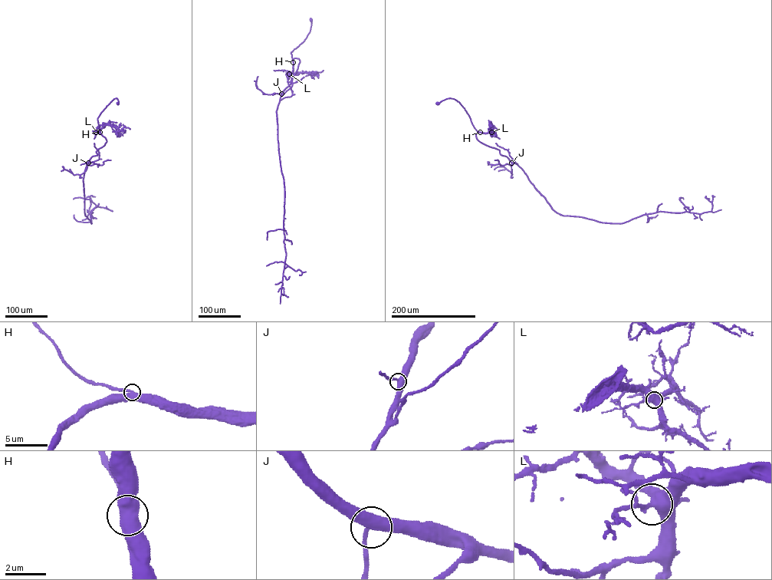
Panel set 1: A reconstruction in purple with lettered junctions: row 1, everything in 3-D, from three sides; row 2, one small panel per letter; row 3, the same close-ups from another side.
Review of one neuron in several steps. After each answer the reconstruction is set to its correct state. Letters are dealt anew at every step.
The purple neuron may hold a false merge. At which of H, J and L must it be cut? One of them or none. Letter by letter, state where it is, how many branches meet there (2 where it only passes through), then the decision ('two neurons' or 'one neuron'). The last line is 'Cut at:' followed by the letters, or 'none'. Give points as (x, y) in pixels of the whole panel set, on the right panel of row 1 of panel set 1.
H: at (480, 132); 3 branches meet; one neuron
J: at (511, 163); 3 branches meet; one neuron
L: at (491, 132); 3 branches meet; one neuron
Cut at: none

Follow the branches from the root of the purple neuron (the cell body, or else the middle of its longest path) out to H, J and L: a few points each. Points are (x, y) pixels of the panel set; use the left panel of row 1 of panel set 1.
H: (117, 103), (117, 98), (114, 98), (100, 114), (97, 120), (100, 132)
J: (117, 103), (117, 98), (114, 98), (97, 118), (100, 133), (106, 142), (88, 163)
L: (117, 103), (117, 98), (114, 98), (101, 113), (97, 118), (100, 133), (96, 132)

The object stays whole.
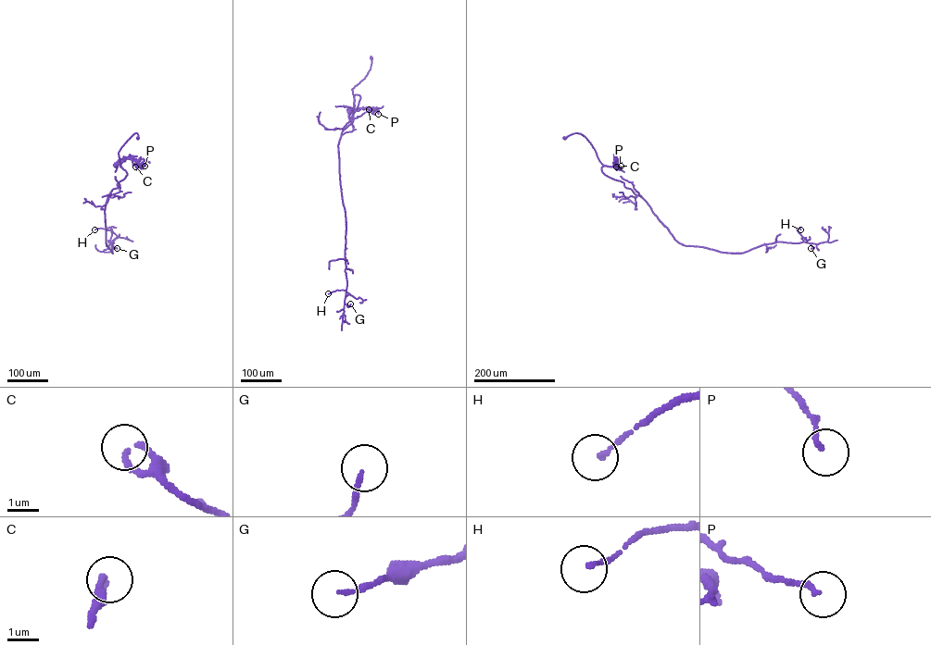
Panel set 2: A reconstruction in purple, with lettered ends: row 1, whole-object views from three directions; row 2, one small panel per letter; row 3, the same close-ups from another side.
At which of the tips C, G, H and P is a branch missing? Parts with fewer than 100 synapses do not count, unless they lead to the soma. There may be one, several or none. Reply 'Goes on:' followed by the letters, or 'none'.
Goes on: none

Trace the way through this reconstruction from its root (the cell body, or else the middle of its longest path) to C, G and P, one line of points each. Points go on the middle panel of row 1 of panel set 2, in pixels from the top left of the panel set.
C: (371, 57), (367, 75), (352, 89), (354, 108), (369, 109)
G: (371, 57), (367, 75), (352, 89), (354, 98), (360, 98), (337, 145), (345, 220), (345, 303), (350, 303)
P: (371, 57), (367, 75), (352, 89), (354, 108), (372, 108), (378, 114)

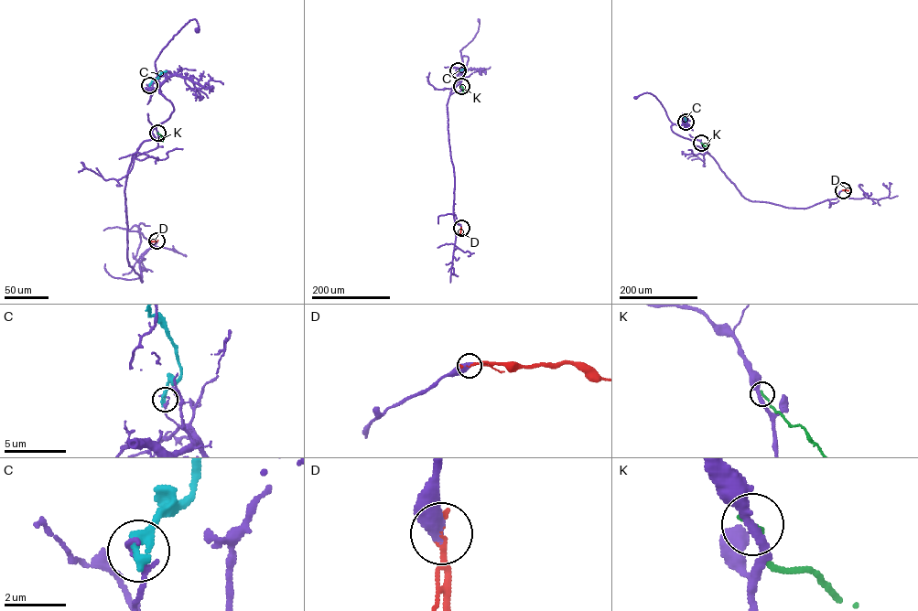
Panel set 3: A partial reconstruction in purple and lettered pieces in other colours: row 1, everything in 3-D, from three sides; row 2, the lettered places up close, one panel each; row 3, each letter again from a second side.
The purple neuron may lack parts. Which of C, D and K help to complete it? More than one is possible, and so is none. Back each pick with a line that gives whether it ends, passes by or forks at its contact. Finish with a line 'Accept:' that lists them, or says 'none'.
D: it ends there
Accept: D

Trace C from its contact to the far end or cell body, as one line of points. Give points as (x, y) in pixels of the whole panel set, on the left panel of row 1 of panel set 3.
C: (149, 85), (167, 71)

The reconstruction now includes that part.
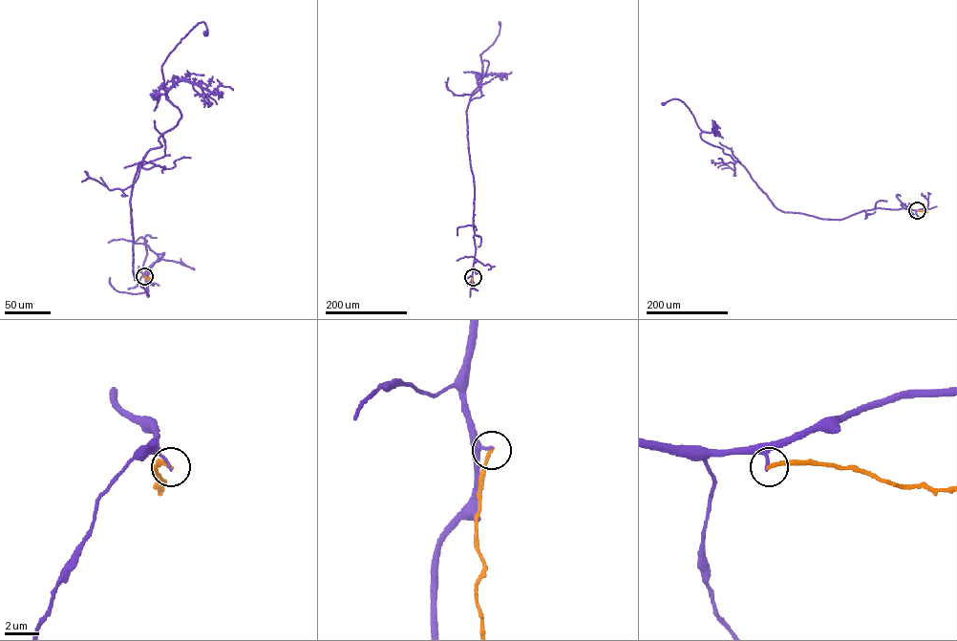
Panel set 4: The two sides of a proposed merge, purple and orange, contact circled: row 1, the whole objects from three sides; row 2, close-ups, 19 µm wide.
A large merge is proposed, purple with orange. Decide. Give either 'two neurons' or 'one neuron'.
two neurons

